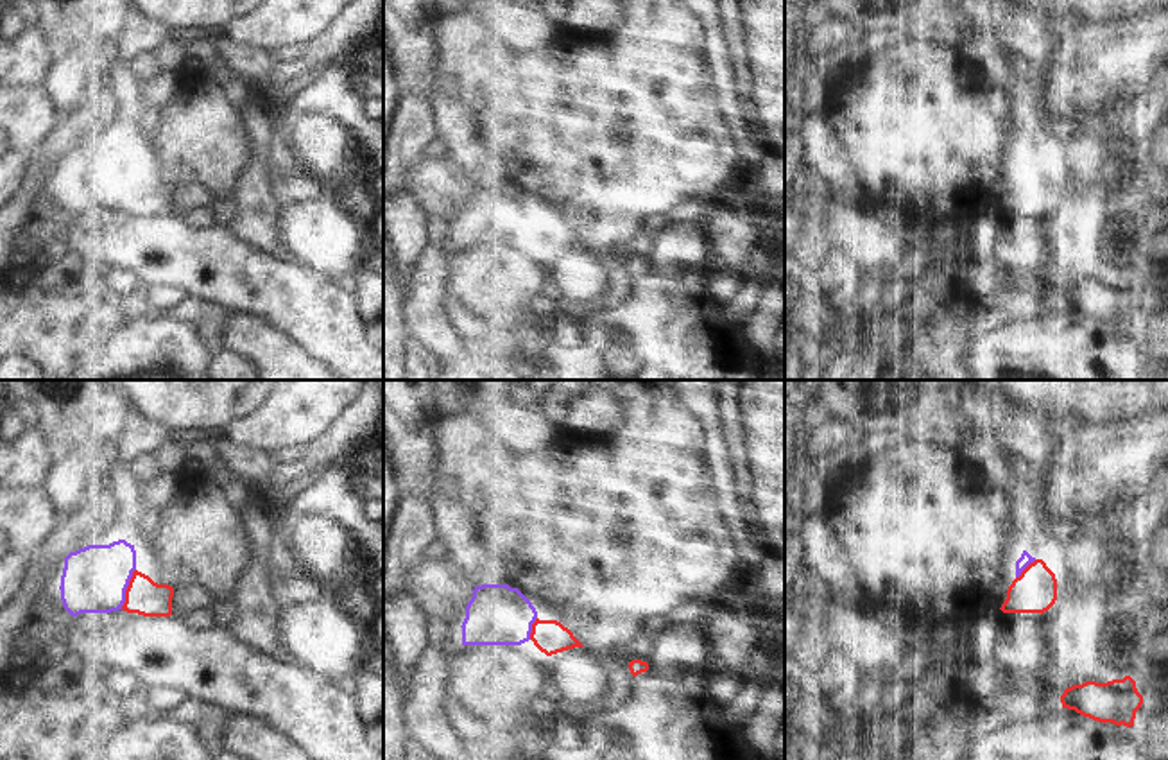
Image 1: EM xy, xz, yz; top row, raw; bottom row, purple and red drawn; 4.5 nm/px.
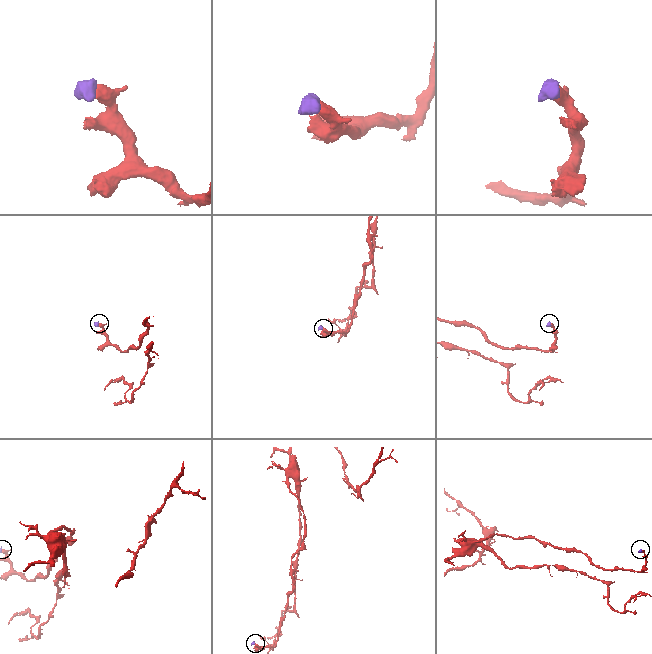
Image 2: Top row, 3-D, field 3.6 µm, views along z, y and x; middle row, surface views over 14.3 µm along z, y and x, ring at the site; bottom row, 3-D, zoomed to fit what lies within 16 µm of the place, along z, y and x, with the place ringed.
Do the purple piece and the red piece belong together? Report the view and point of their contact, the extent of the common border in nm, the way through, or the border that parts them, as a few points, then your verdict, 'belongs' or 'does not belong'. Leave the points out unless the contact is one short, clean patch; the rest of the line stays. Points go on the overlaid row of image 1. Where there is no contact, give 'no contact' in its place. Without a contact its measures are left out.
xy (126, 588) | 200 nm | across xy (95, 578), (126, 588), (146, 597) | belongs

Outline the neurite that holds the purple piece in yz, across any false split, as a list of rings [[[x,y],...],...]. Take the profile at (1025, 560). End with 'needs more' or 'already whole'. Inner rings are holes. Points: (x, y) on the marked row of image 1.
[[[1023,550],[1016,561],[1016,579],[1001,604],[1003,613],[1044,613],[1057,600],[1057,579],[1043,559]]] | needs more

